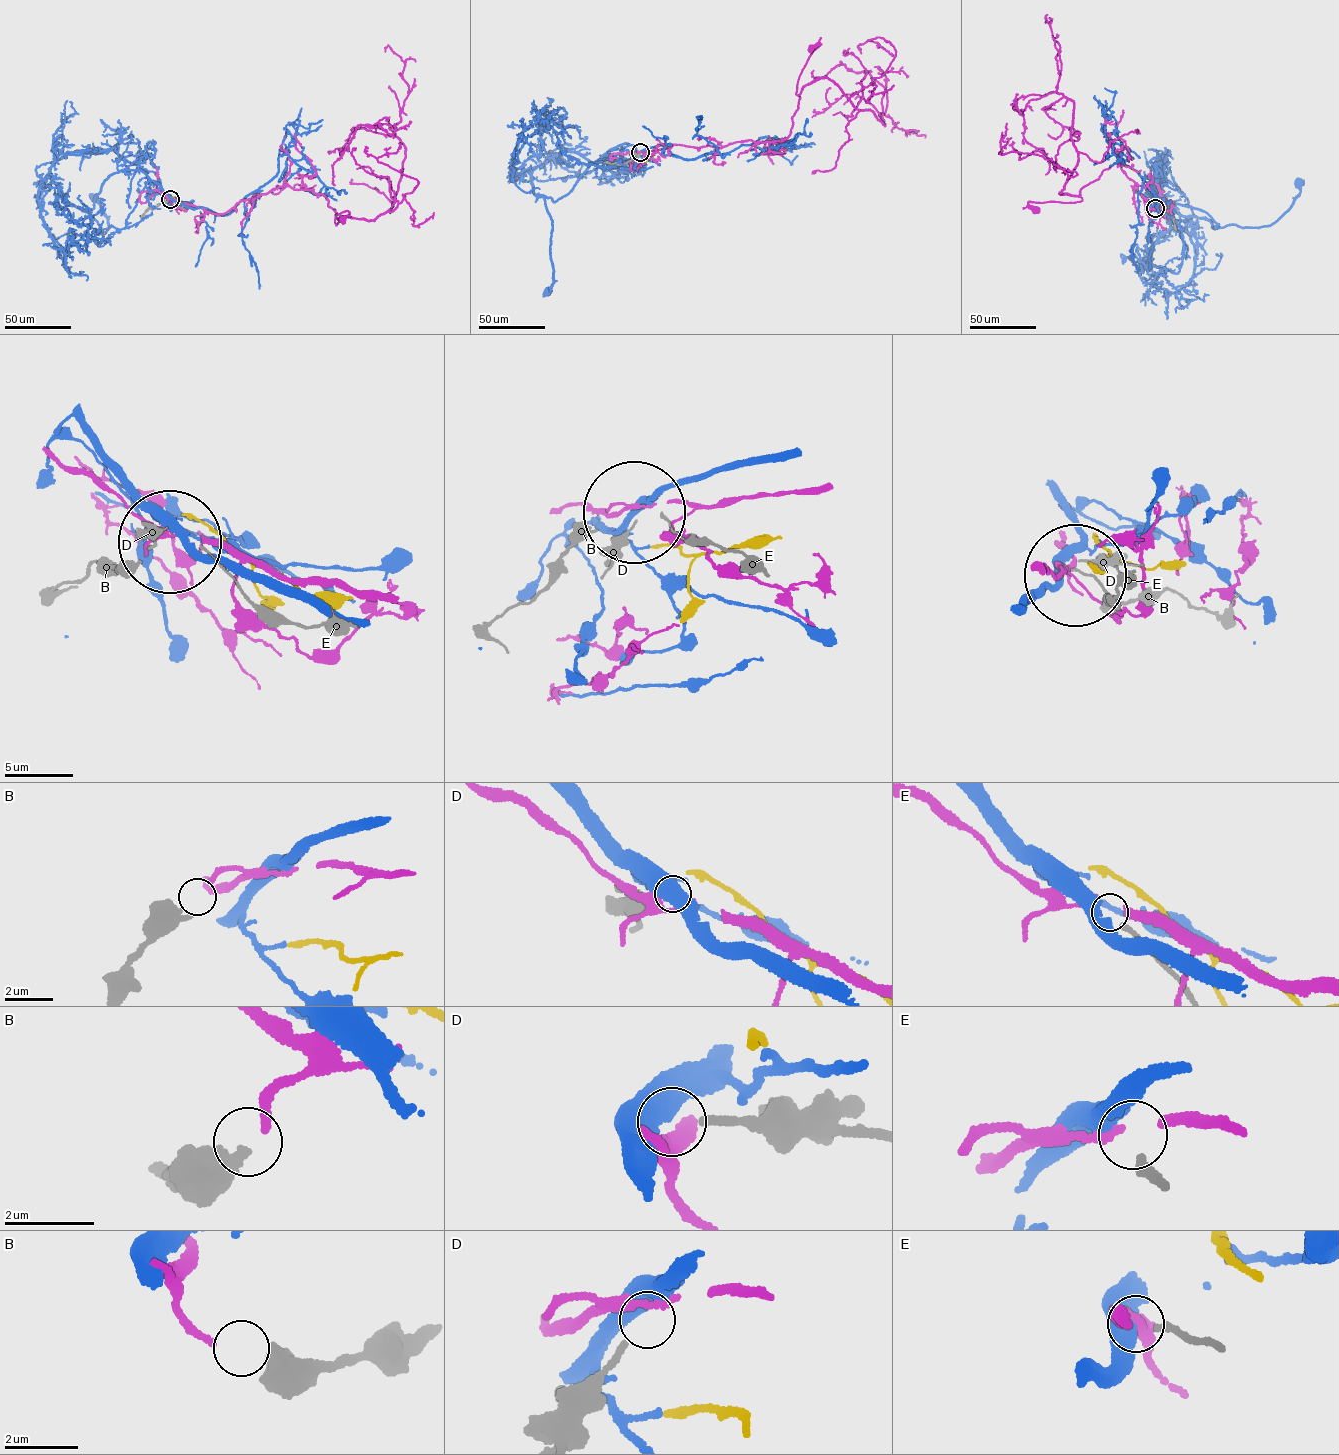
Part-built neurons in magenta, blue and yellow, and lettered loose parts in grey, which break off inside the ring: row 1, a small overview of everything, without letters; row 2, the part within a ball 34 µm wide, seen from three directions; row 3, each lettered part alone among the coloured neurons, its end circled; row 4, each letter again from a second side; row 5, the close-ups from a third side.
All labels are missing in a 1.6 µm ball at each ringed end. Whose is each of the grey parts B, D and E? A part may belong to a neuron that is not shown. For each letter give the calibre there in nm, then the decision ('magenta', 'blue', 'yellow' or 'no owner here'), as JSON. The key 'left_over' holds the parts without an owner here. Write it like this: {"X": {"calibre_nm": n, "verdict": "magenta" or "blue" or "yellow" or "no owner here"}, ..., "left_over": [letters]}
{"B": {"calibre_nm": 500, "verdict": "magenta"}, "D": {"calibre_nm": 160, "verdict": "no owner here"}, "E": {"calibre_nm": 200, "verdict": "blue"}, "left_over": ["D"]}

